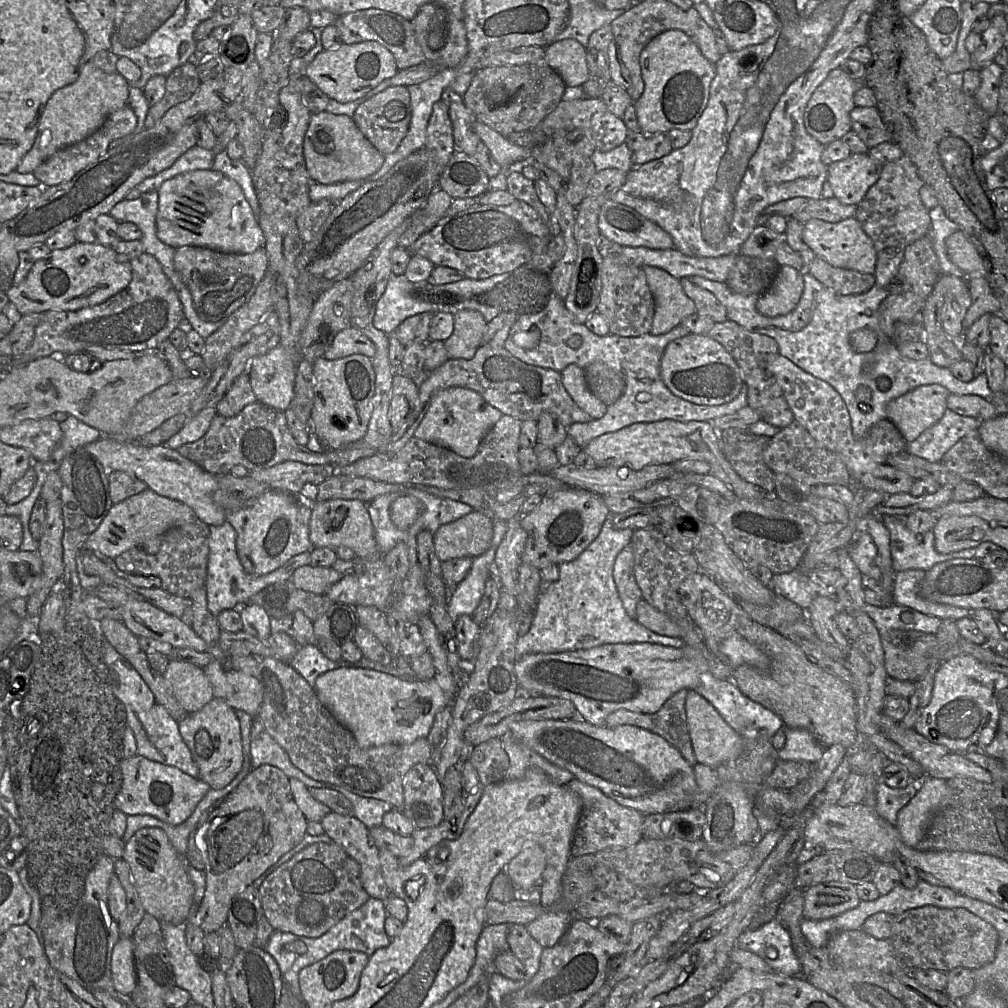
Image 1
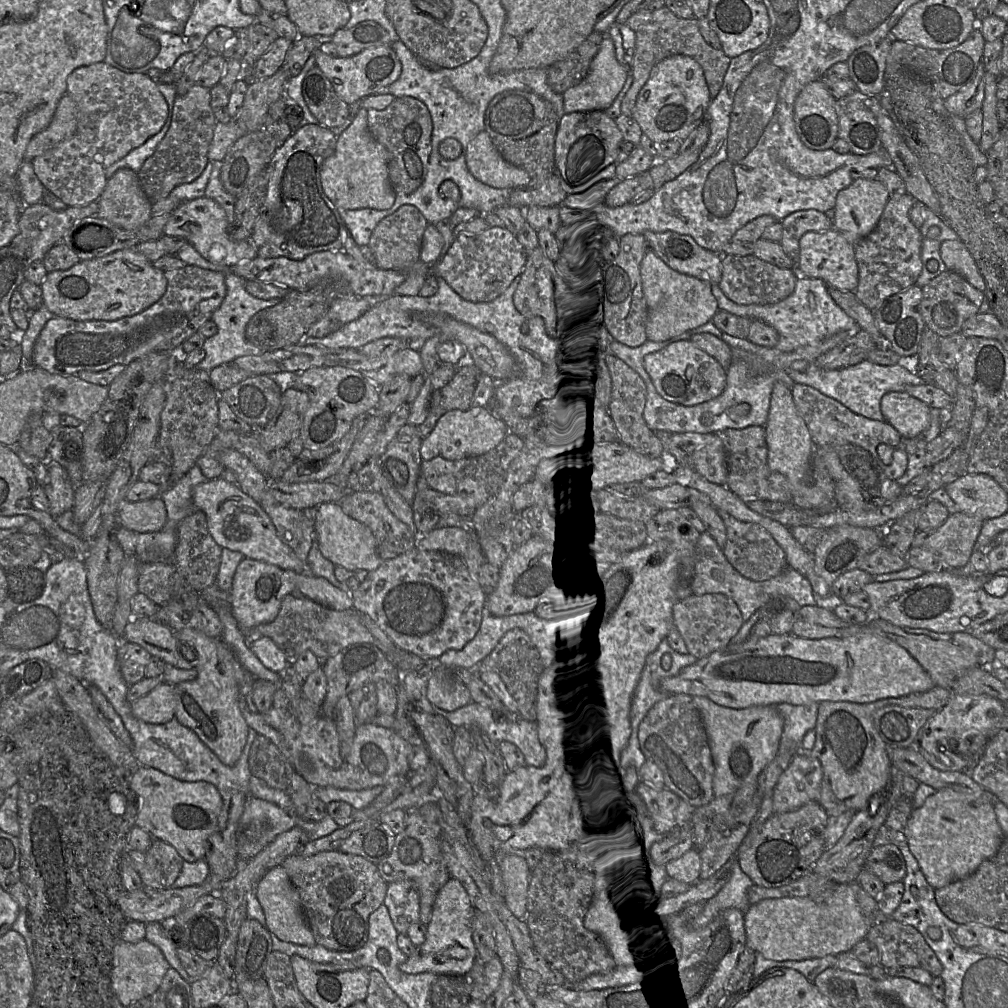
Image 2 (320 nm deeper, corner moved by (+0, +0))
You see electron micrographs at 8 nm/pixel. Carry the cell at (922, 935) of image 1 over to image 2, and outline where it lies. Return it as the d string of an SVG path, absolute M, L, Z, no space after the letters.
M882 919L872 926L866 939L873 943L880 953L880 965L885 969L895 967L915 967L939 977L943 966L934 951L925 942L917 929L892 919Z

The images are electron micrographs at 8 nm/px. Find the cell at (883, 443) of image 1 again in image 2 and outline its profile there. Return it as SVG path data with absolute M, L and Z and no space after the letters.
M801 383L791 387L794 404L799 416L805 422L815 448L853 444L867 450L885 476L897 481L906 472L907 453L900 434L886 421L877 421L857 415L839 402Z

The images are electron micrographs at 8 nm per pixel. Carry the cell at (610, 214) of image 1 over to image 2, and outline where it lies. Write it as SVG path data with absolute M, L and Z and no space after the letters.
M674 232L643 234L646 245L671 270L681 275L695 277L717 285L721 278L721 254L714 254L700 247L690 236Z

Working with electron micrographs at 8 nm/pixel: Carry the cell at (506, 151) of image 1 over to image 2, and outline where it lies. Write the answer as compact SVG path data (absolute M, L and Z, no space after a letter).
M486 130L481 131L470 141L466 162L473 176L497 188L520 187L528 184L535 176L525 168L508 162L498 151Z

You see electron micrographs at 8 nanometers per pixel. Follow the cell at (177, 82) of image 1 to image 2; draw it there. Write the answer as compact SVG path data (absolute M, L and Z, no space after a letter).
M195 84L184 95L177 95L174 99L174 108L170 128L157 146L154 154L143 164L138 176L141 186L151 202L167 198L170 193L180 185L195 181L209 163L208 151L213 140L214 129L218 121L211 107L211 92L209 88Z

